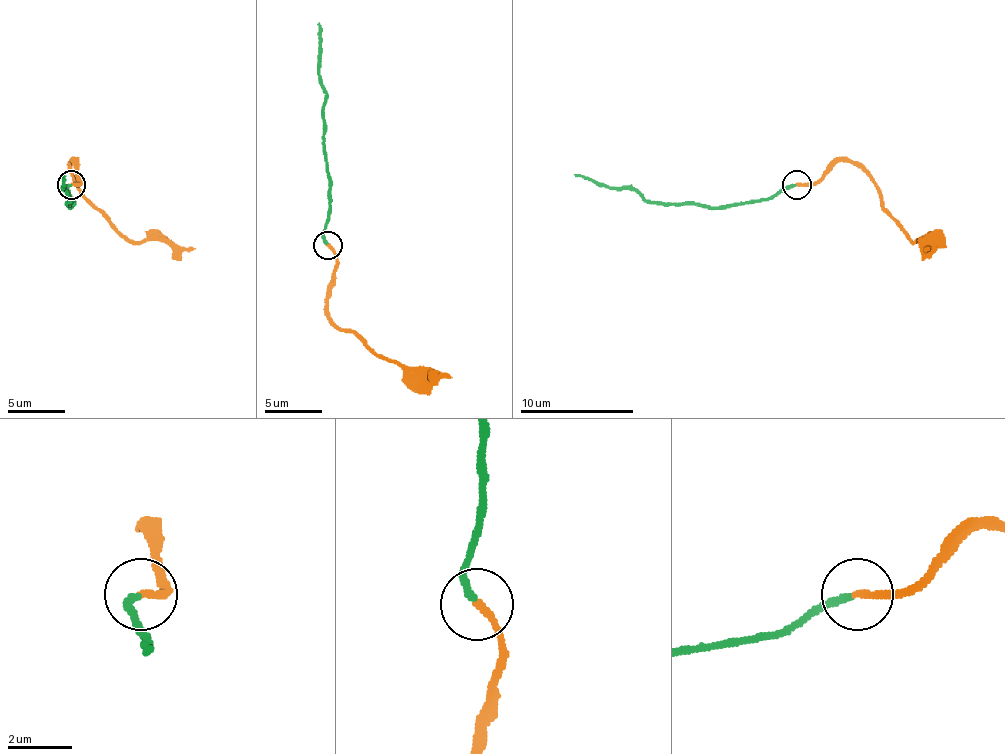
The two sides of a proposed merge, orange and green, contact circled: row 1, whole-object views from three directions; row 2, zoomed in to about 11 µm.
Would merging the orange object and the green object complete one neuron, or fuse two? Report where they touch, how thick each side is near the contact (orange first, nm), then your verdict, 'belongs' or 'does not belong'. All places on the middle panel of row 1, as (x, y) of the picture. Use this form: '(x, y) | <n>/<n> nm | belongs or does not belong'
(327, 245) | 200/220 nm | belongs

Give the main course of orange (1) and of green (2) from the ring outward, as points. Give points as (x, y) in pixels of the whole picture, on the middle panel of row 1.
1: (328, 244), (337, 264), (328, 287), (328, 315), (337, 327), (354, 330), (388, 361), (428, 367), (451, 378)
2: (328, 244), (323, 102), (325, 87), (320, 82), (320, 22)

